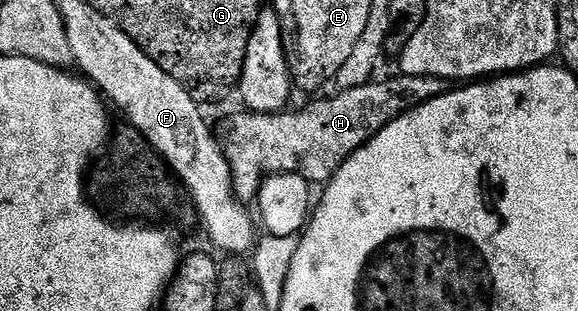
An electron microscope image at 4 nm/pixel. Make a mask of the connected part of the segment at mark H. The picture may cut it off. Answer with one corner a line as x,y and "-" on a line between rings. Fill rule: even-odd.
395,73
384,83
372,81
348,91
340,90
332,99
319,99
300,111
284,109
278,115
242,113
227,131
225,154
231,166
231,181
240,201
254,200
265,177
299,175
312,185
326,185
335,170
357,149
361,149
381,129
397,117
446,95
446,79
428,75

